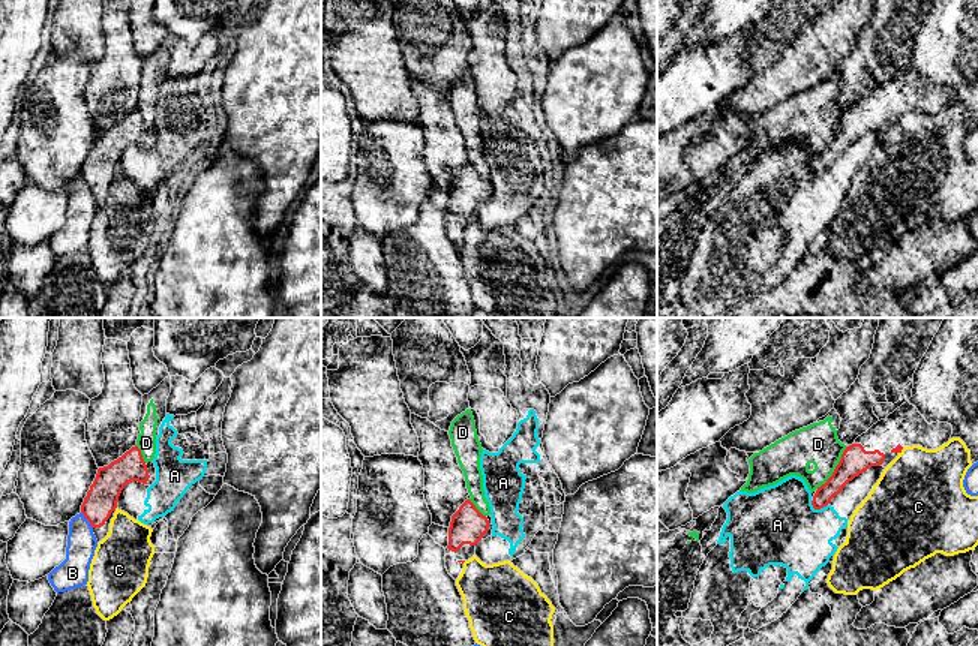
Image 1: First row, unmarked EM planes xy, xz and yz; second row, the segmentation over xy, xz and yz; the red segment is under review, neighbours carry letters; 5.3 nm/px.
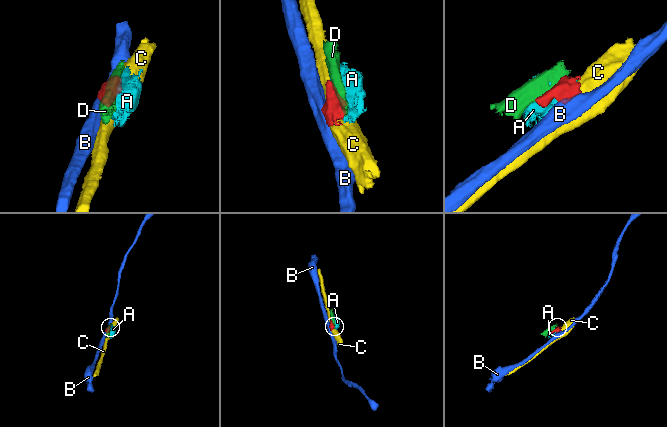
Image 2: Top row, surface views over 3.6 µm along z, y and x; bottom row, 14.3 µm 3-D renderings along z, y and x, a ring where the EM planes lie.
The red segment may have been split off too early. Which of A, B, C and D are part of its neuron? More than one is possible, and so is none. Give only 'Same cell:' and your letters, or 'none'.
Same cell: none

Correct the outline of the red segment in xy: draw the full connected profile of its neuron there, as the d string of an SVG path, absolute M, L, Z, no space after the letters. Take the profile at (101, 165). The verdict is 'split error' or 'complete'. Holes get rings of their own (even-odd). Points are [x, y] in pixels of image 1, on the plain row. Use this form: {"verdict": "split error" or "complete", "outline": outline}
{"verdict": "split error", "outline": "M136 109L108 130L98 133L96 142L81 169L81 177L90 186L98 207L108 199L118 160L124 150L132 145L146 150L156 145L153 124L146 127Z"}

